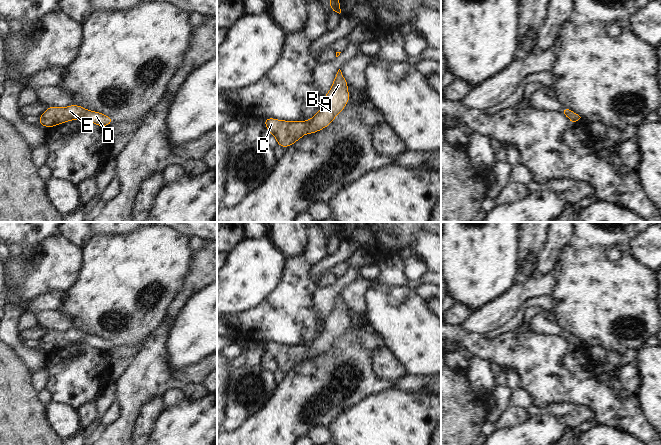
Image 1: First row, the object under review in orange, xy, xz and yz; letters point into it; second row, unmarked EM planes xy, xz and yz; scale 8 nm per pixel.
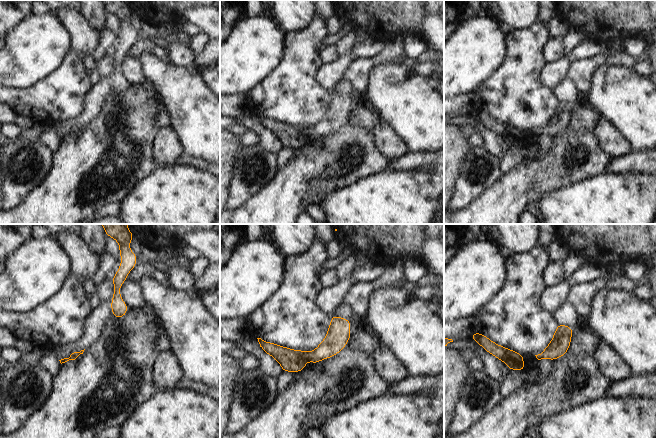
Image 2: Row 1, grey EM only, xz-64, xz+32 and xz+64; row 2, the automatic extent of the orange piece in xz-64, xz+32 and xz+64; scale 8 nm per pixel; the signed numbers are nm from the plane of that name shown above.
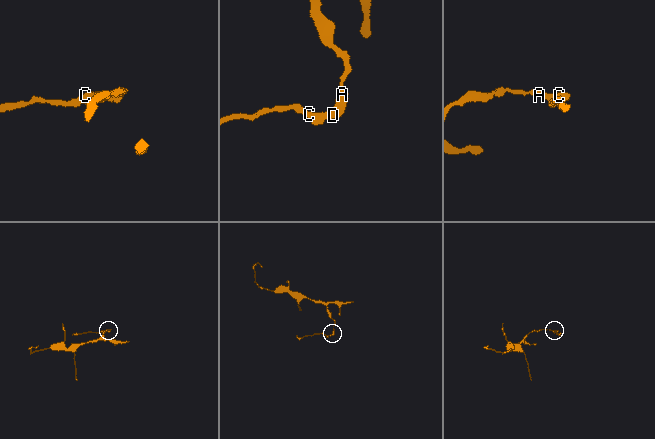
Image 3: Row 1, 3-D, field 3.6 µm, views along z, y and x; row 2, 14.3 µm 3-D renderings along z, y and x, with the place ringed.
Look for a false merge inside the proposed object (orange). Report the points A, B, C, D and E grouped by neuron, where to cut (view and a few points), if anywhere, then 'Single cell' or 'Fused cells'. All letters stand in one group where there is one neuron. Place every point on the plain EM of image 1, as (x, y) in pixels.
Groups: A B C D E. No split. Single cell.

